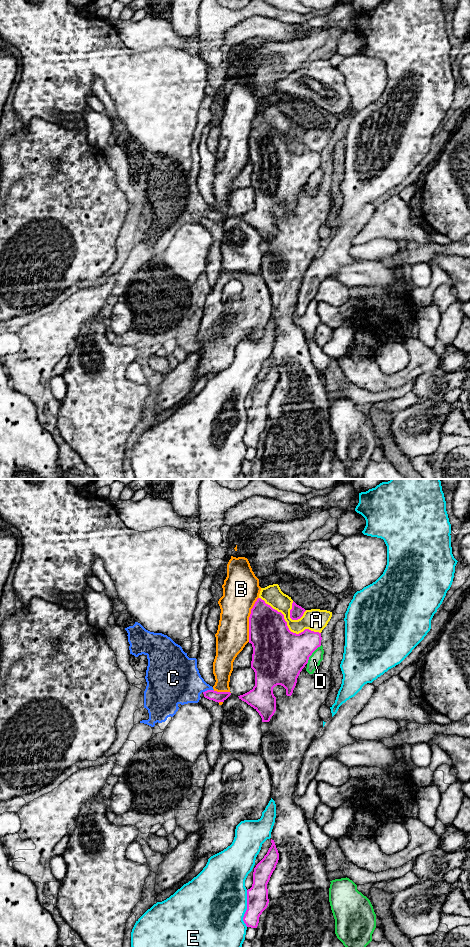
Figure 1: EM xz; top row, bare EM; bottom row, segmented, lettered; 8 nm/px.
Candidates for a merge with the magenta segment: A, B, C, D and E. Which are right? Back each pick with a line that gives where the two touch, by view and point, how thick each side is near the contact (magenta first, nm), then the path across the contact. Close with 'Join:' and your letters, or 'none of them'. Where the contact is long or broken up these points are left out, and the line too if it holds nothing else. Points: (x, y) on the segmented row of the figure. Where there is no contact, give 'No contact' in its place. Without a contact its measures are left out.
Join: none of them

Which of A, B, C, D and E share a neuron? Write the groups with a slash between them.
A / B / C / D / E

